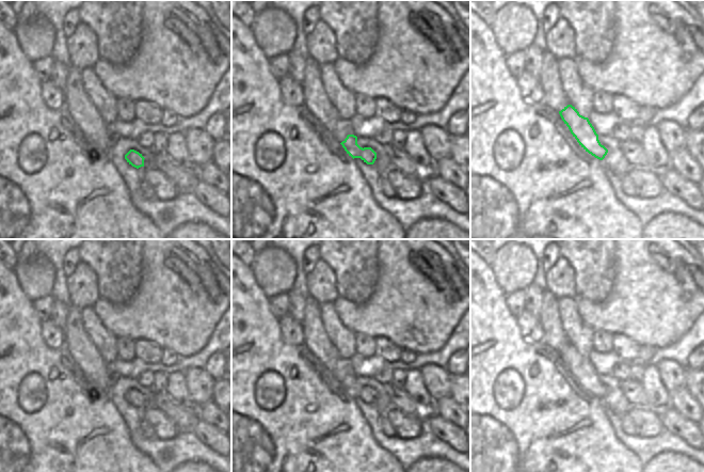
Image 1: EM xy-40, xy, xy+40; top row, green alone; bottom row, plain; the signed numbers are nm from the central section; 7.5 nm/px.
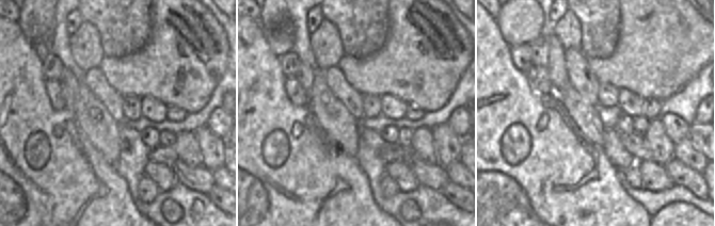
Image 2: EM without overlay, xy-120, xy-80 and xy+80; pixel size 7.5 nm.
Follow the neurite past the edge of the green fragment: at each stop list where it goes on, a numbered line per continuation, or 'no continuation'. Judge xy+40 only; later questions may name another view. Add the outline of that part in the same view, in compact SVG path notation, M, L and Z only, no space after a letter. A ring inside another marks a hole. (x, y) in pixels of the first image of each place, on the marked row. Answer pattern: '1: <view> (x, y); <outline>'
no continuation

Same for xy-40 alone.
1: xy-40 (147, 163); M144 159L144 168L147 170L155 169L155 159L151 160Z

